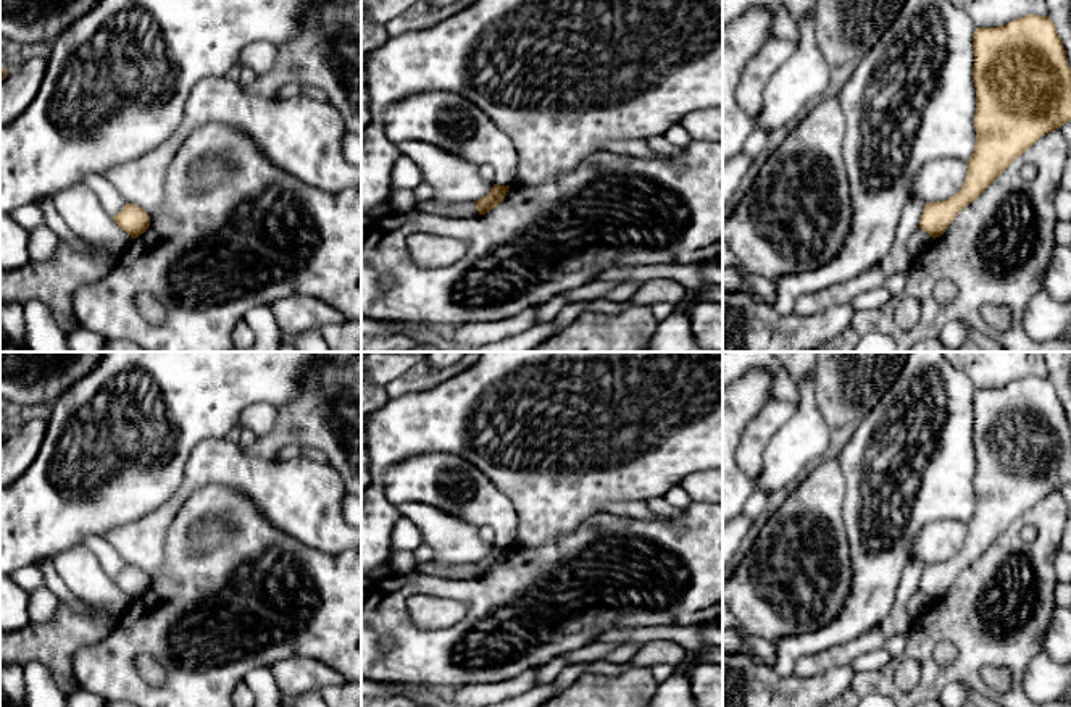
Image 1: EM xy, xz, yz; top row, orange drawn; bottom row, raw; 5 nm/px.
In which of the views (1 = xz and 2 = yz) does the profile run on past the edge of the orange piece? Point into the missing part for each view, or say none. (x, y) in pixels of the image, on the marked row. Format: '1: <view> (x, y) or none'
1: none
2: none

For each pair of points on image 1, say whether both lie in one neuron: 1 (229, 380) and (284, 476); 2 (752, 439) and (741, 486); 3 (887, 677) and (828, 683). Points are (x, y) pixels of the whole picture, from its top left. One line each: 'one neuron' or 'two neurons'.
1: two neurons
2: two neurons
3: two neurons

